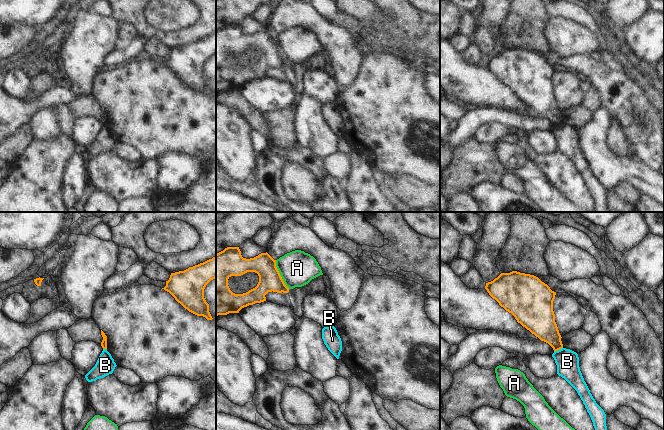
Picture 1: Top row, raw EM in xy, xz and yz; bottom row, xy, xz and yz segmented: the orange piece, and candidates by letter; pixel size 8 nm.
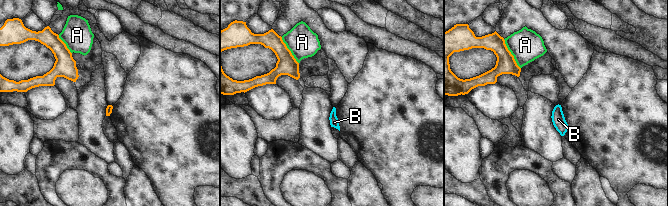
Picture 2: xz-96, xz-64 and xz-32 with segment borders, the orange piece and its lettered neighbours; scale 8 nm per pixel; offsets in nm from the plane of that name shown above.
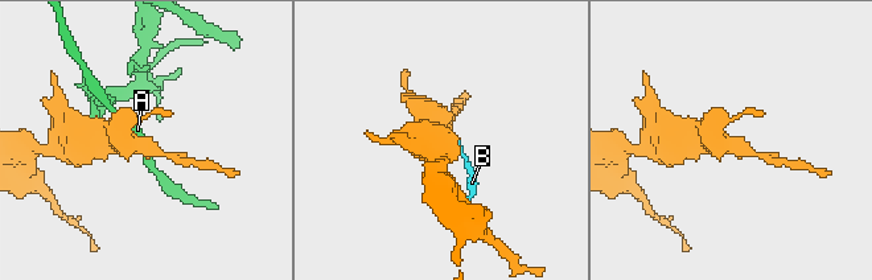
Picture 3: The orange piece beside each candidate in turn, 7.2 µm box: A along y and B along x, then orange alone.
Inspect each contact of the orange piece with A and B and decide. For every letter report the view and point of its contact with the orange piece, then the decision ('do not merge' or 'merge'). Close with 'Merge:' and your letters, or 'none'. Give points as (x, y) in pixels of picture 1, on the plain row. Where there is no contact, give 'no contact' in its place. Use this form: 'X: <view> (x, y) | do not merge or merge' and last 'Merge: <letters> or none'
A: xz (279, 50) | do not merge
B: yz (558, 125) | do not merge
Merge: none

